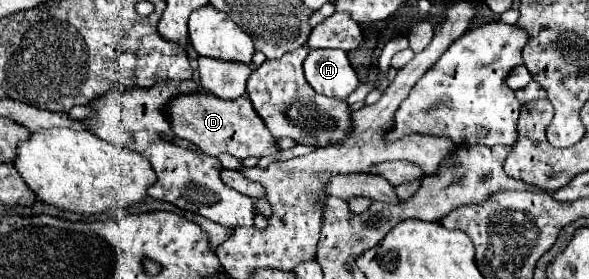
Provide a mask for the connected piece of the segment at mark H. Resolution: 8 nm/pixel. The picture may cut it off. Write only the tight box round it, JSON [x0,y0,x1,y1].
[303,50,359,100]

